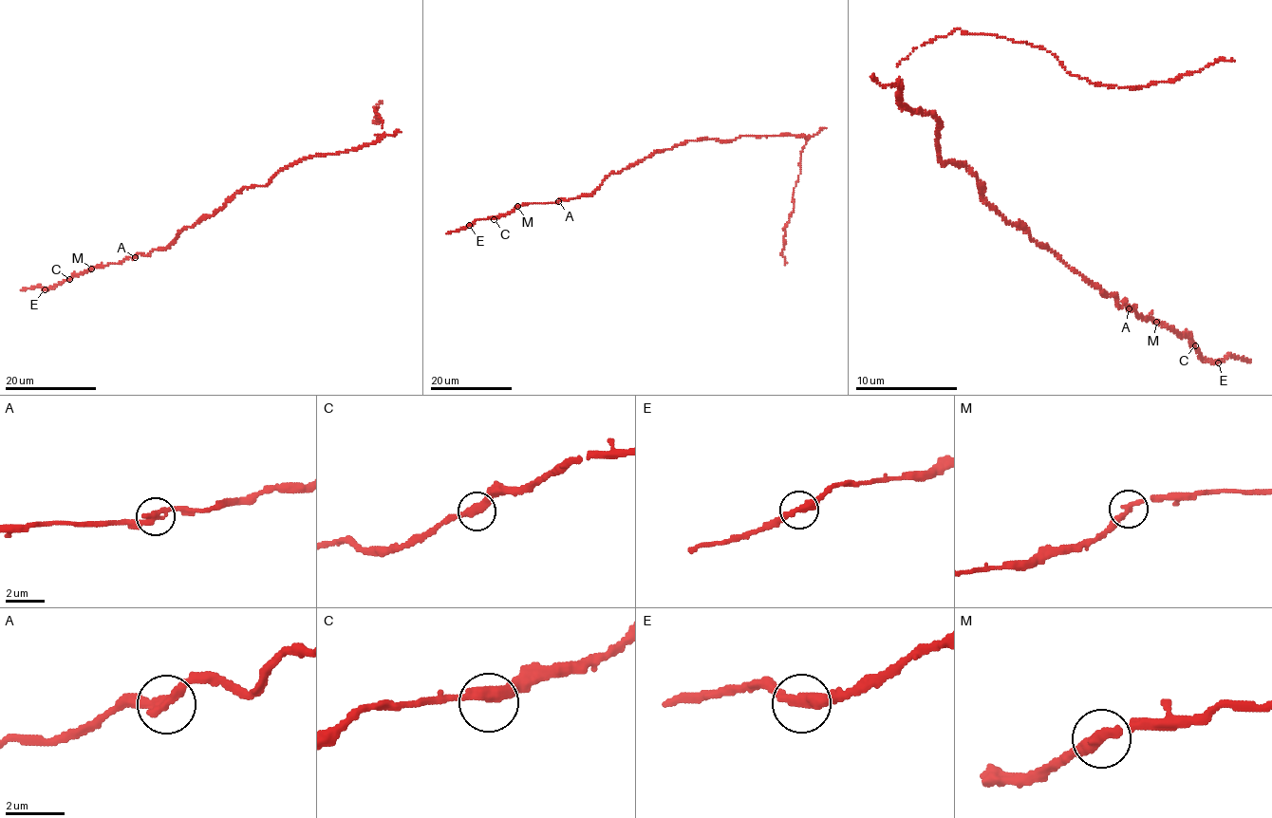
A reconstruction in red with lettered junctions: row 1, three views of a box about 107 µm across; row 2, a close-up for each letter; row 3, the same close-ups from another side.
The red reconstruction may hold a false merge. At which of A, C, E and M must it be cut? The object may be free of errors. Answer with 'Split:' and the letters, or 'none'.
Split: none

